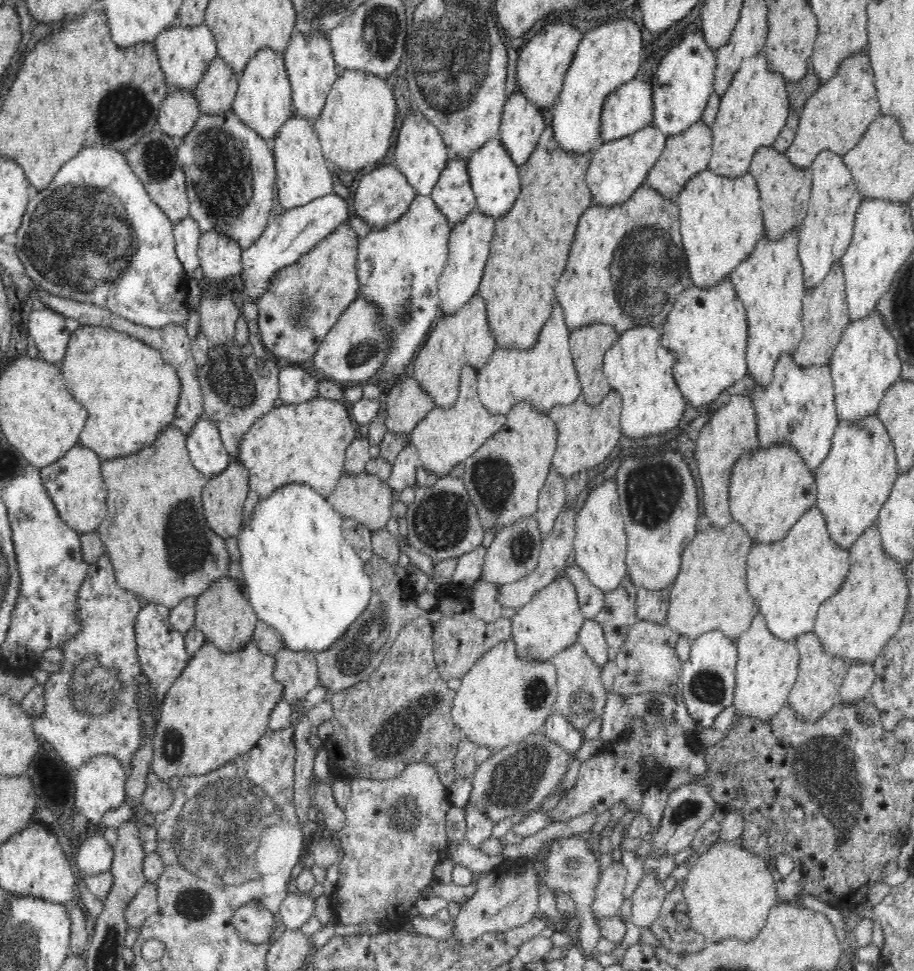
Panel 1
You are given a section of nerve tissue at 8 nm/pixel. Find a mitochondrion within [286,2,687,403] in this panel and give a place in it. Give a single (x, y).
(451, 69)

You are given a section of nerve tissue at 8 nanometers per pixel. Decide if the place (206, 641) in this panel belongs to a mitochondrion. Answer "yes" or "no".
no

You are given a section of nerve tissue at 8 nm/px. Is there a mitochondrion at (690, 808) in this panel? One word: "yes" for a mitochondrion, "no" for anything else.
yes

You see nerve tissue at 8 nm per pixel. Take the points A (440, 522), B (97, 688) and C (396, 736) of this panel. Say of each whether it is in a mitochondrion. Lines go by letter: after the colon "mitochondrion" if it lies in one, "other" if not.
A: mitochondrion
B: mitochondrion
C: mitochondrion

